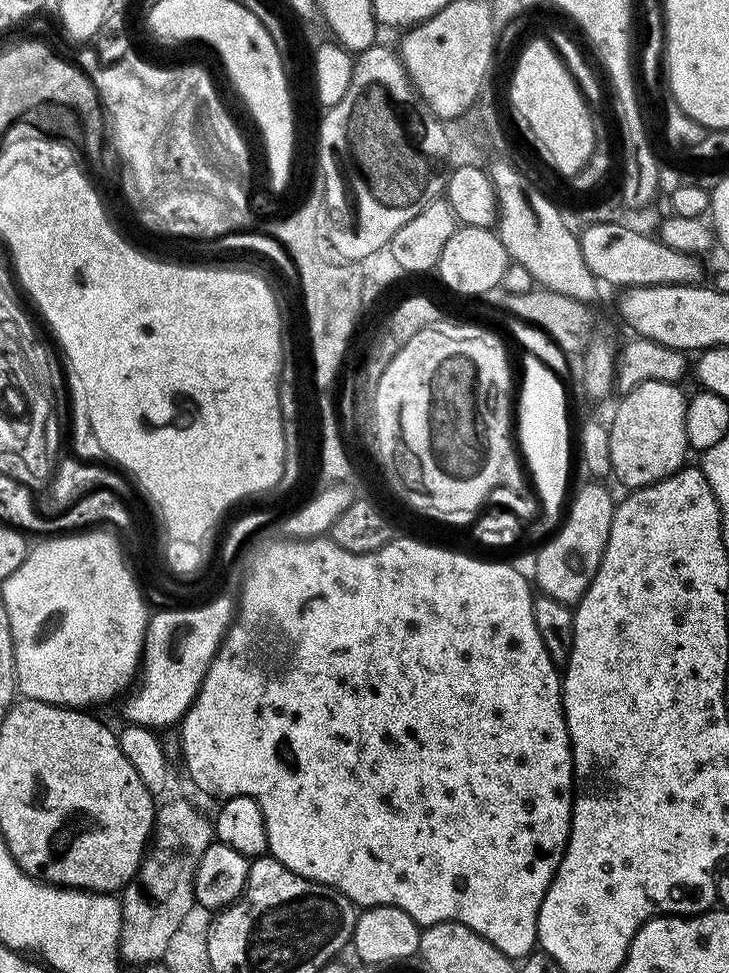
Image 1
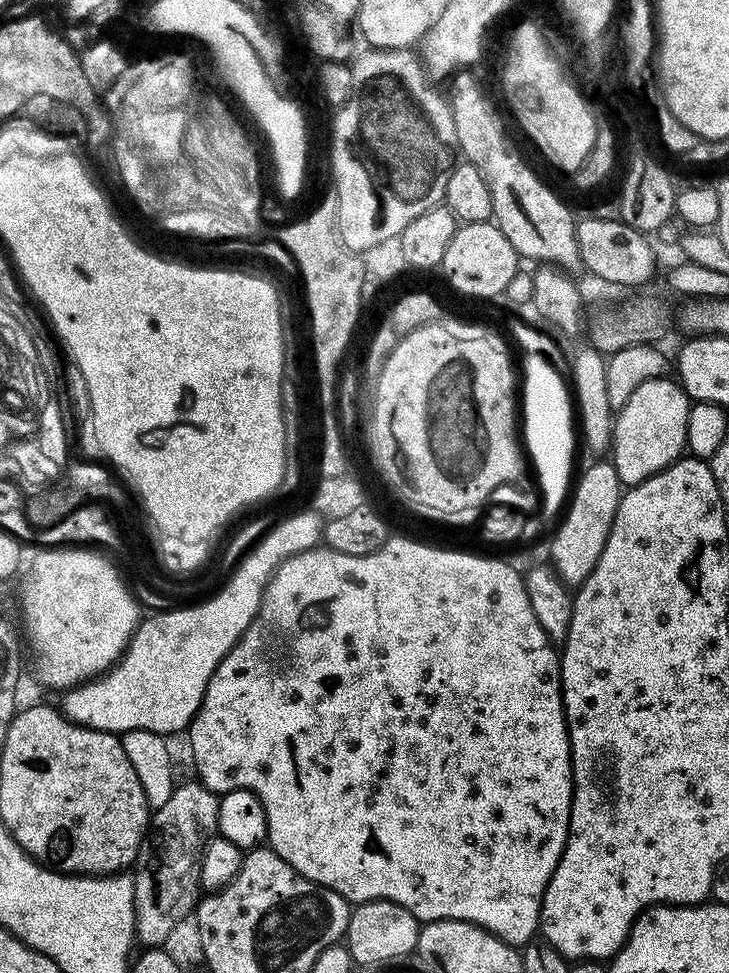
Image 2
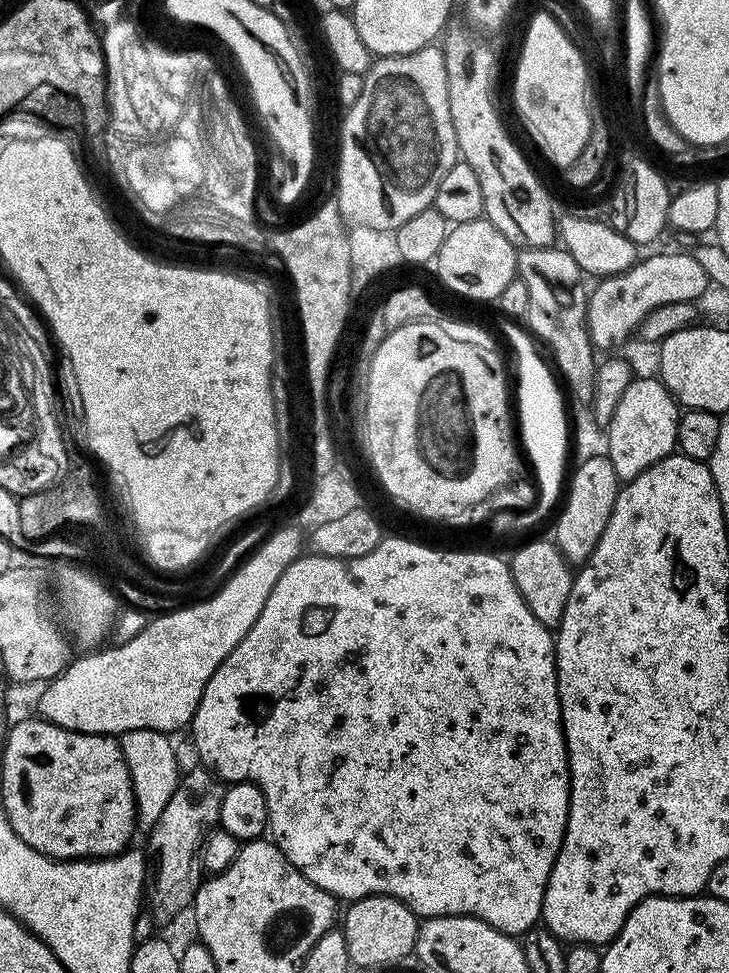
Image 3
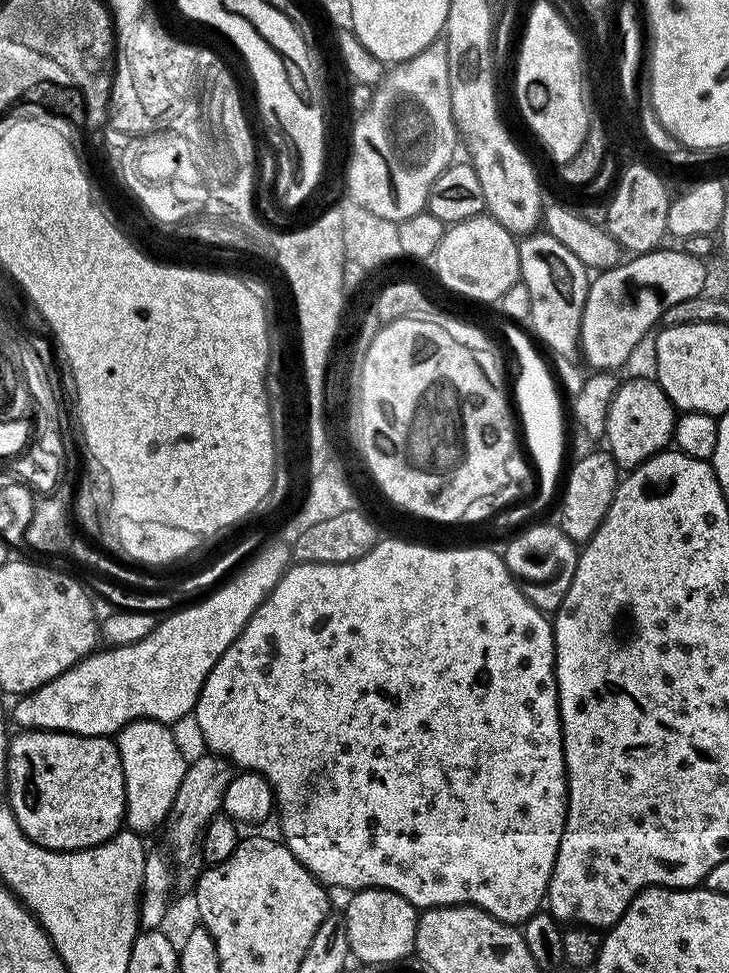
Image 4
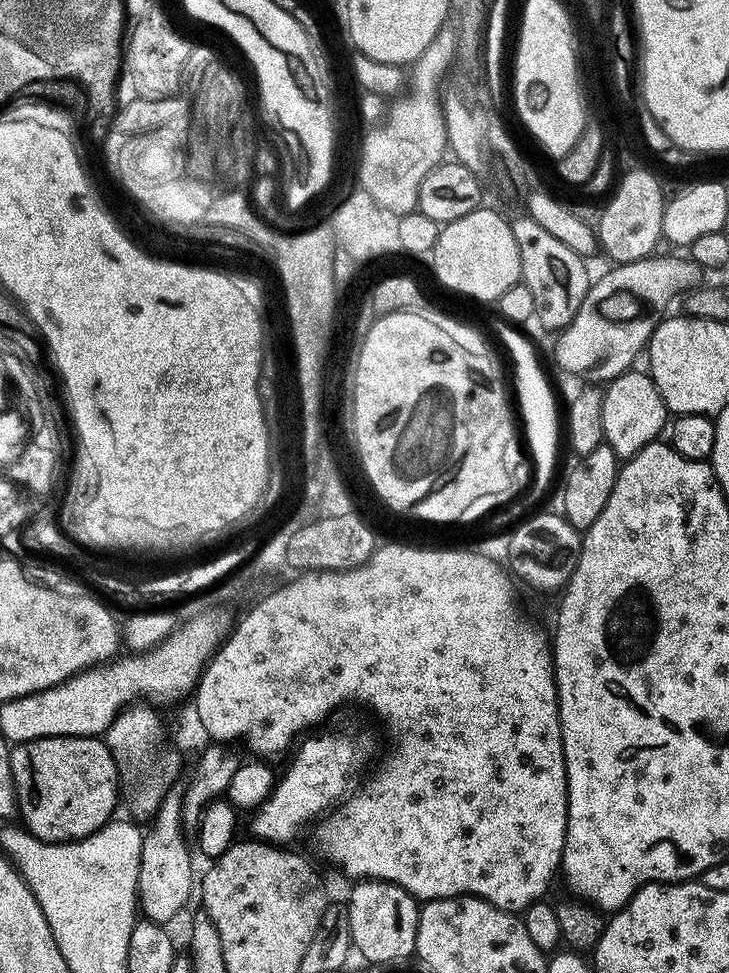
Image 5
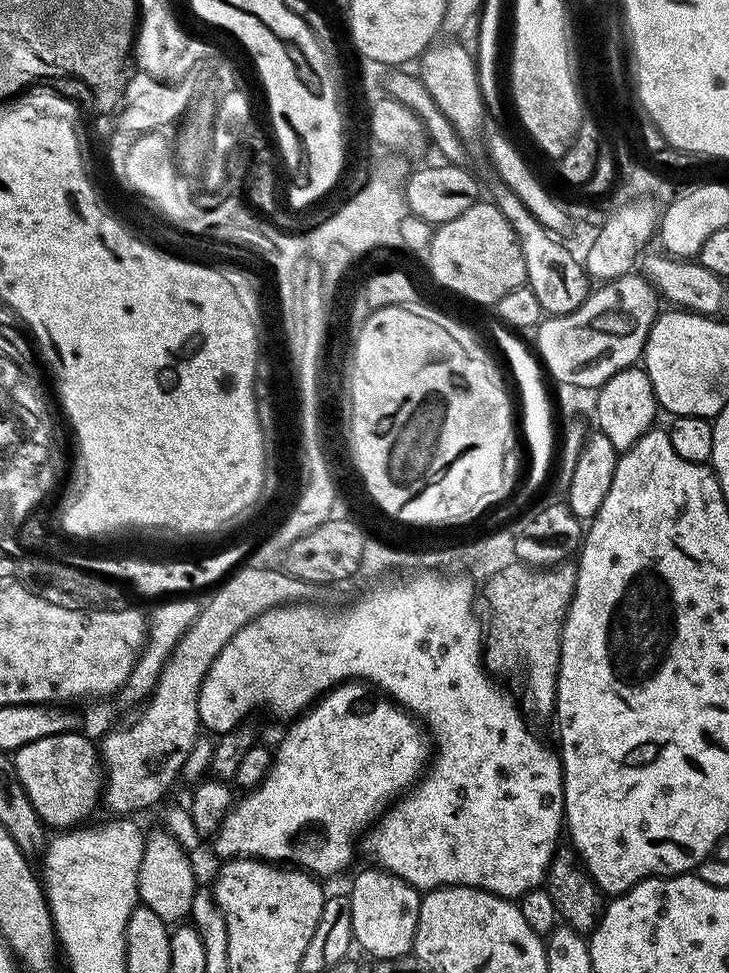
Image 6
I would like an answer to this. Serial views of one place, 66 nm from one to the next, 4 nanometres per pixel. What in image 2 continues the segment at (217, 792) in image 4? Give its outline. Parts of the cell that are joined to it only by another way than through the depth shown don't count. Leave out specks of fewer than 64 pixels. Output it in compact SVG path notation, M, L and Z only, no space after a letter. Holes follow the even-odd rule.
M199 779L177 784L170 798L150 816L150 827L138 853L139 863L152 864L137 867L134 882L135 939L144 946L163 946L170 930L187 916L193 915L202 896L200 886L200 859L204 847L213 839L218 822L220 796L211 792Z

